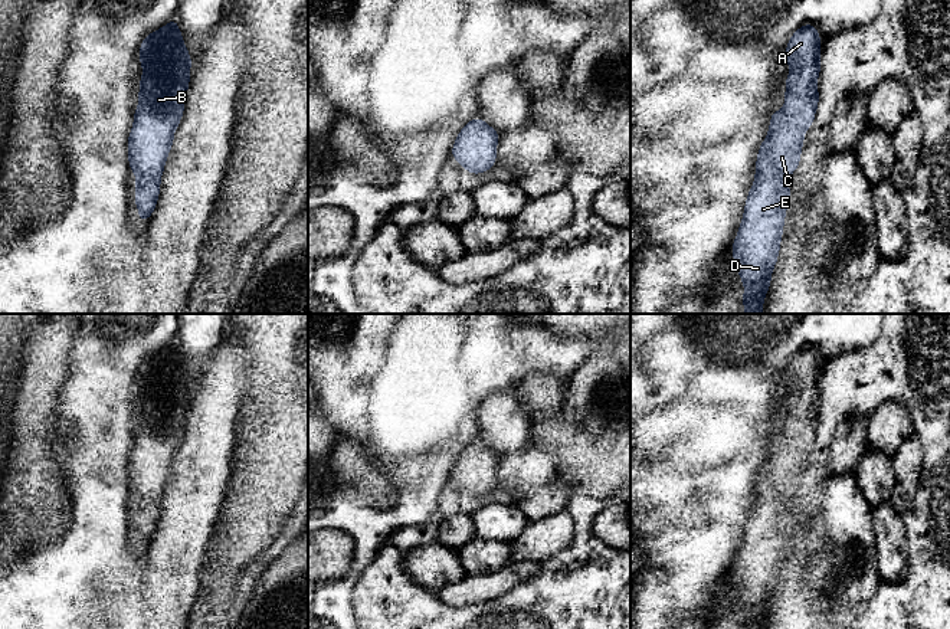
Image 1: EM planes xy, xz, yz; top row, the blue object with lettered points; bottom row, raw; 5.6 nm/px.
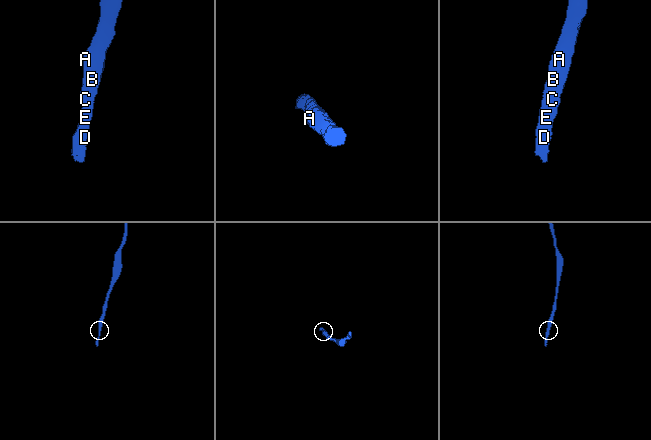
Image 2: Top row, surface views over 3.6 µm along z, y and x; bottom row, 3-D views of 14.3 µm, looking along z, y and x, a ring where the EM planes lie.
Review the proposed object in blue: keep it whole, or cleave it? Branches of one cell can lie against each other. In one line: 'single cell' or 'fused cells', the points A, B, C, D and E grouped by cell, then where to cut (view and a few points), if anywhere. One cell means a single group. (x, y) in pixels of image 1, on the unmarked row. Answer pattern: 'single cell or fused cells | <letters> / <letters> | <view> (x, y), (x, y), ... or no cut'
single cell | A B C D E | no cut

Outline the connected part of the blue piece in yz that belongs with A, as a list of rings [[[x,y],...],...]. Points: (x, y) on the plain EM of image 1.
[[[805,345],[793,354],[786,367],[784,381],[786,386],[790,387],[790,394],[784,404],[786,427],[779,433],[773,433],[770,438],[770,449],[764,463],[759,469],[756,481],[754,507],[747,515],[741,547],[731,567],[738,600],[744,606],[744,616],[741,620],[743,629],[763,629],[766,616],[772,607],[770,596],[777,586],[786,531],[792,522],[792,512],[787,510],[787,501],[800,487],[805,453],[812,451],[819,427],[819,412],[816,404],[822,393],[822,386],[819,384],[820,361],[816,348]]]

